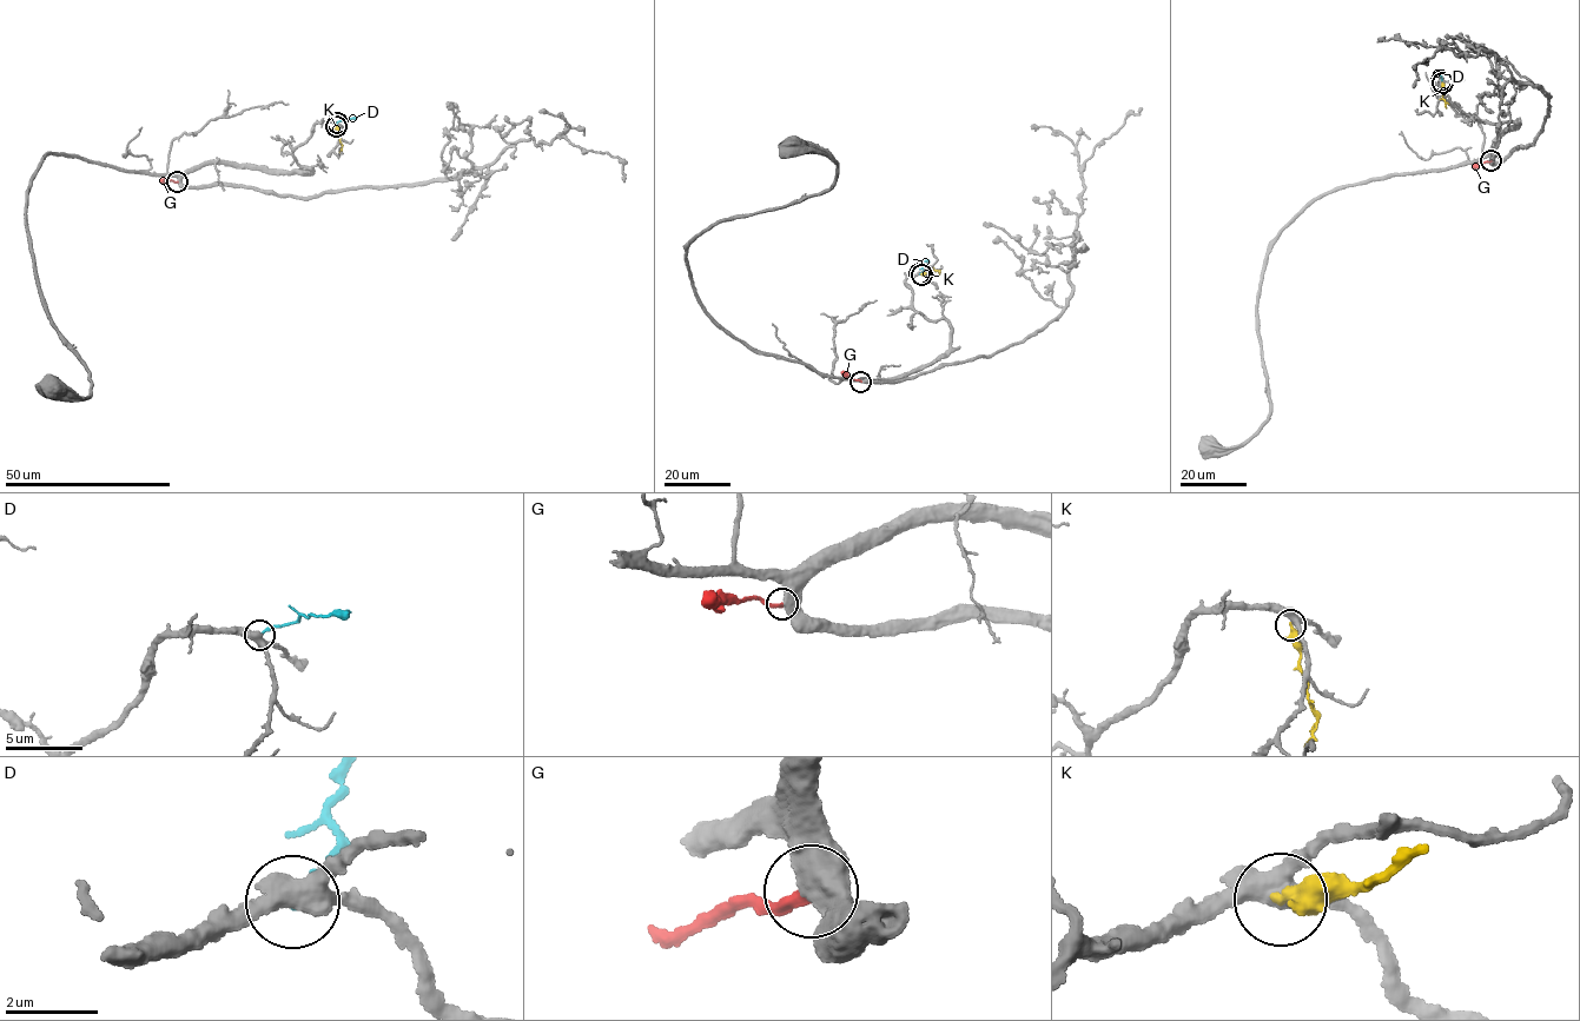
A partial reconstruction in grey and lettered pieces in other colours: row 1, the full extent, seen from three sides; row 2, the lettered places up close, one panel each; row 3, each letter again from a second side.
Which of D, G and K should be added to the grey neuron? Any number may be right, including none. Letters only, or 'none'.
none

